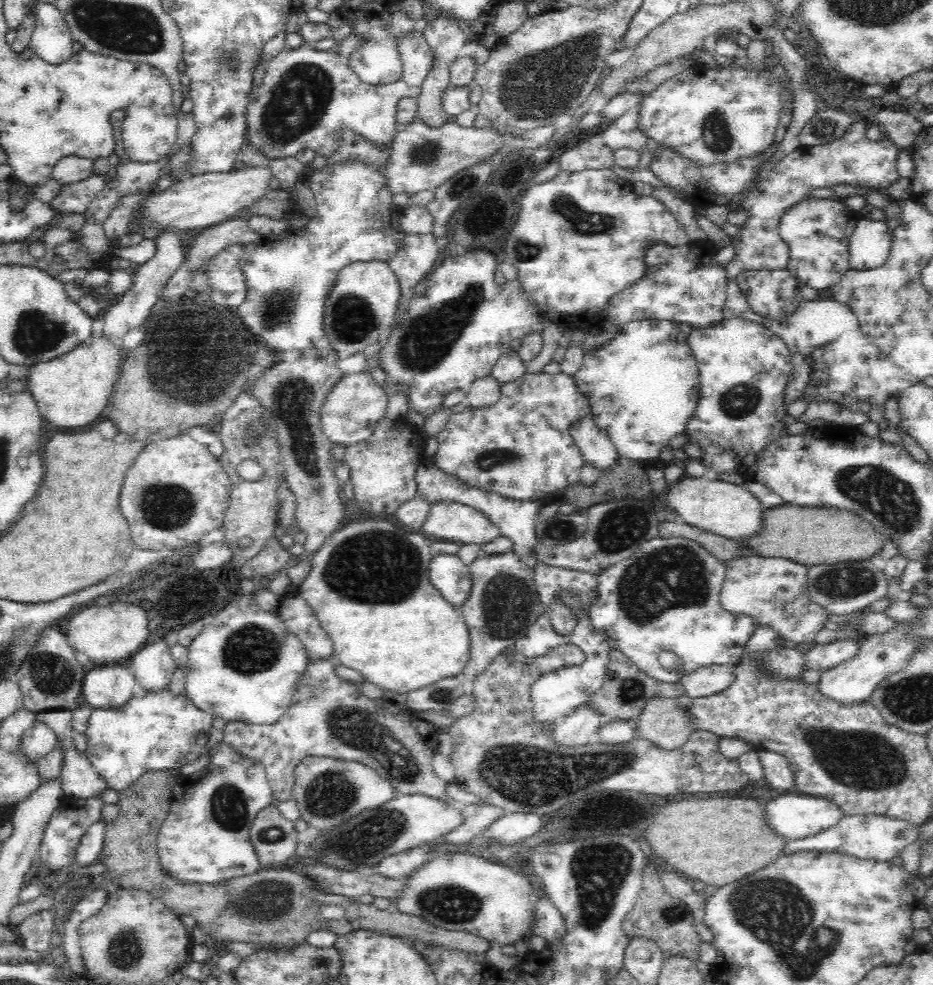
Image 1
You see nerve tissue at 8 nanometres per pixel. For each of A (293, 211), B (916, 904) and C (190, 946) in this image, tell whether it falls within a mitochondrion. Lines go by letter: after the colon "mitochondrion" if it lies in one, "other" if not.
A: other
B: other
C: other

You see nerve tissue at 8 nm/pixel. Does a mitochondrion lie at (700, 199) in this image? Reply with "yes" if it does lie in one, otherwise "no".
no

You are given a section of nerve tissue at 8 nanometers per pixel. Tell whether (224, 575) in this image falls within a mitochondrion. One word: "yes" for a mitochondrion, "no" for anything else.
no

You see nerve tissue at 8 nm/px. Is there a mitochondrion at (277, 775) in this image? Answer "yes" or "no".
no

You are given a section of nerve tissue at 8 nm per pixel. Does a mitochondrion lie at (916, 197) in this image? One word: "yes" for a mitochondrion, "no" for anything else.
no

